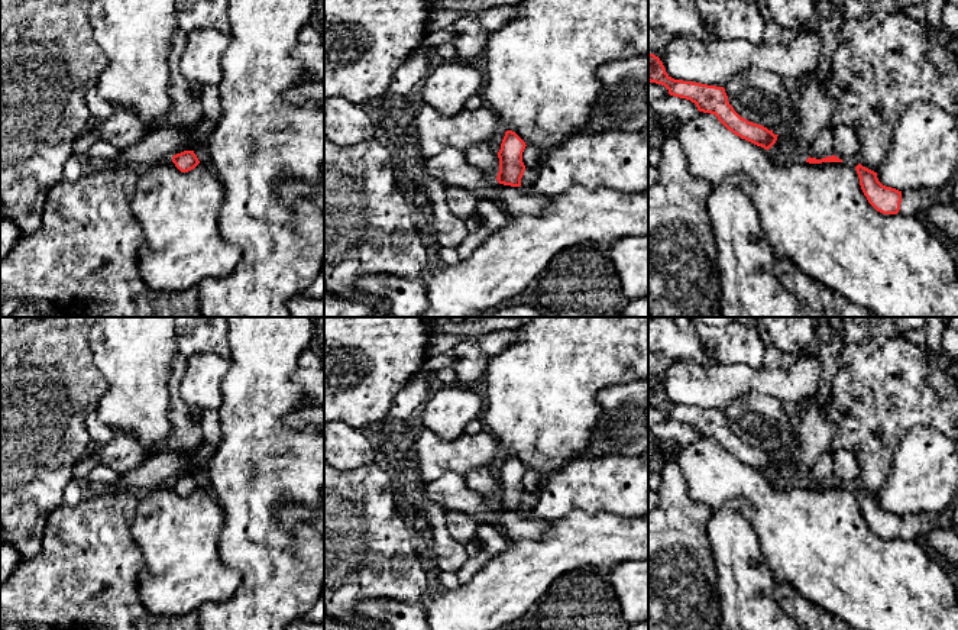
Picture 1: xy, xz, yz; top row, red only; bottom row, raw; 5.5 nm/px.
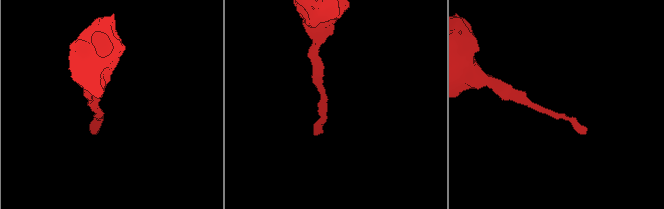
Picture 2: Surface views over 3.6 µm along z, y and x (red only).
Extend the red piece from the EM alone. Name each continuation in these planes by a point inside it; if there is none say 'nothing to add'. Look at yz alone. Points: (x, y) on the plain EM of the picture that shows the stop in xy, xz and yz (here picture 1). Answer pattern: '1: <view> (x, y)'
1: yz (913, 526)

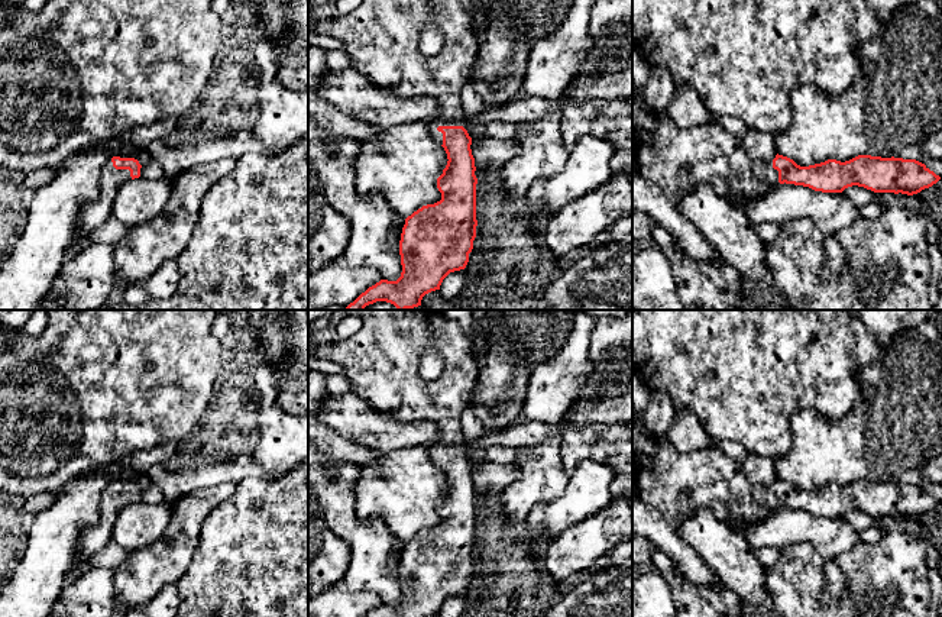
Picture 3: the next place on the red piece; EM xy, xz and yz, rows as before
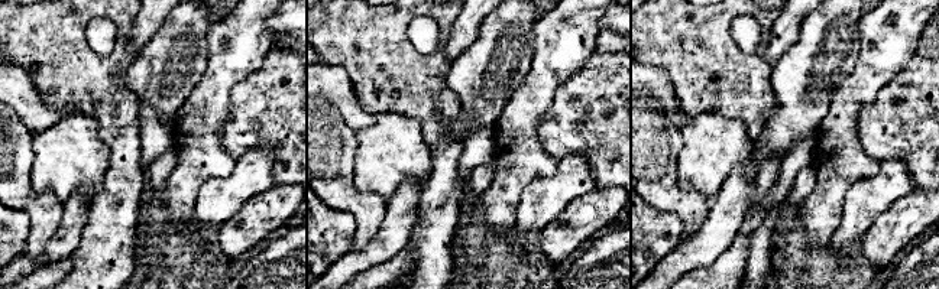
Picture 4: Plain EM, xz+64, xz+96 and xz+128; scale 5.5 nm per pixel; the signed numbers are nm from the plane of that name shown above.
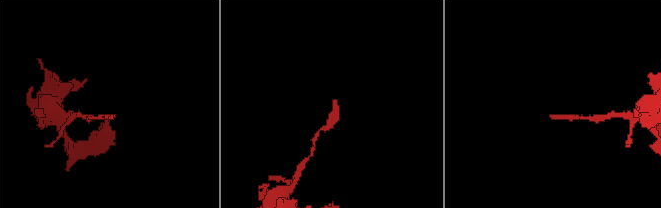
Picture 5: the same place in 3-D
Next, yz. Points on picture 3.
1: yz (675, 483)

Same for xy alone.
1: xy (93, 539)

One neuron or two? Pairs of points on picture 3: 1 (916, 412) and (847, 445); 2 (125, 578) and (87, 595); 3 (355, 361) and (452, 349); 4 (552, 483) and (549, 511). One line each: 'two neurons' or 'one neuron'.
1: one neuron
2: two neurons
3: one neuron
4: two neurons

